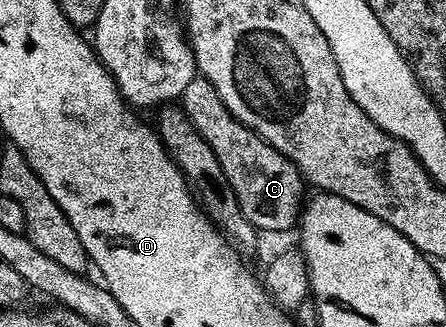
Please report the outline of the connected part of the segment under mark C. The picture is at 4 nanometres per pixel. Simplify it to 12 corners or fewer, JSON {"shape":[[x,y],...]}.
{"shape":[[209,80],[181,106],[217,155],[243,216],[292,230],[297,165],[237,121]]}

